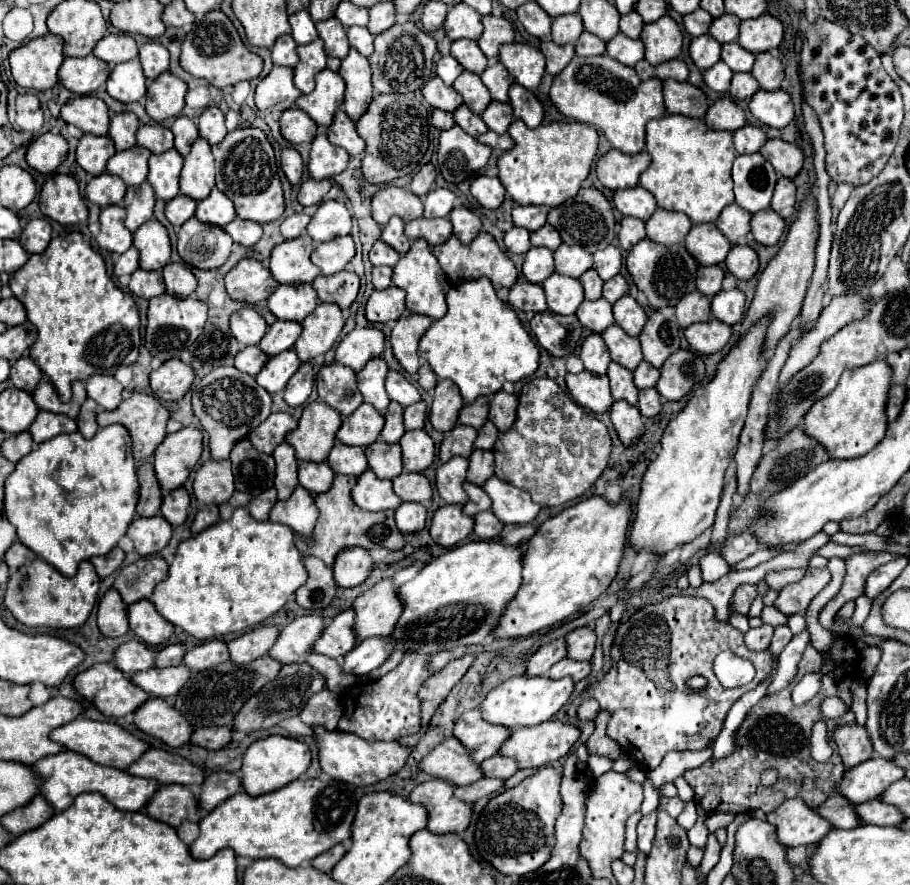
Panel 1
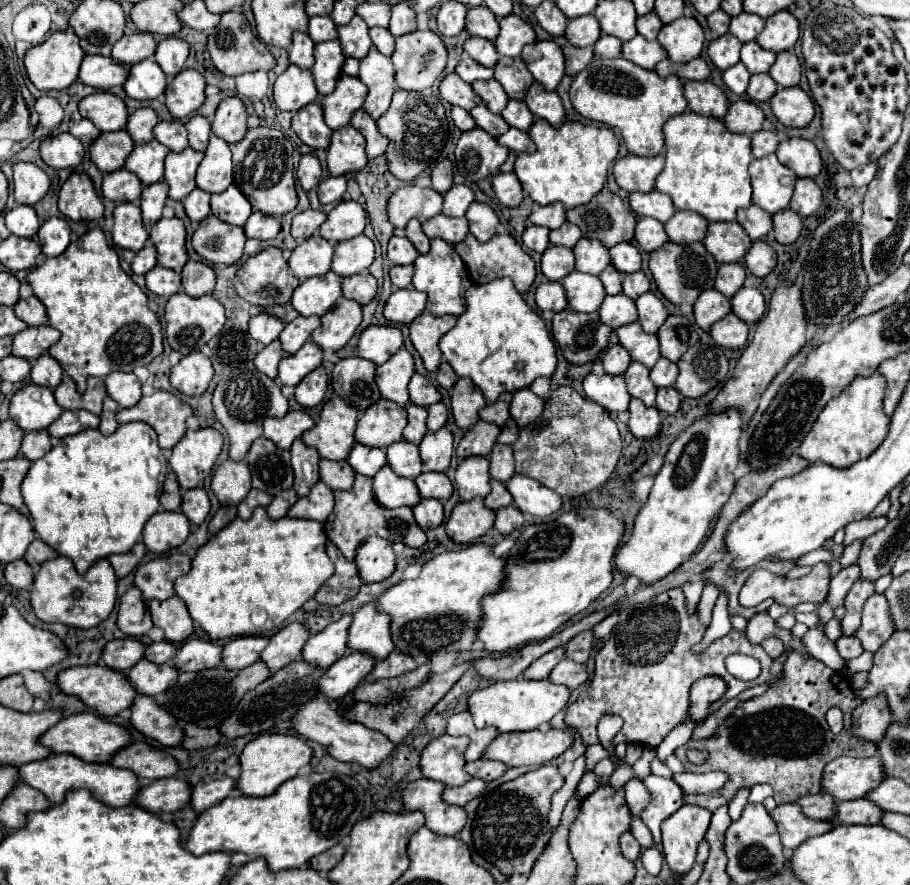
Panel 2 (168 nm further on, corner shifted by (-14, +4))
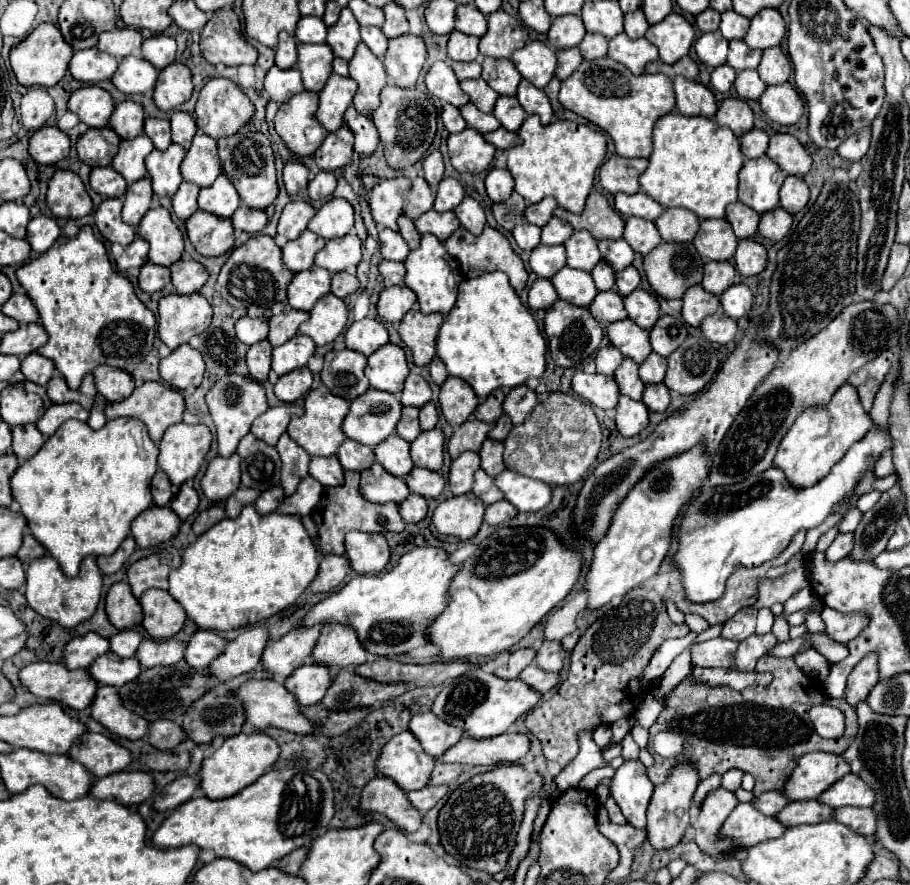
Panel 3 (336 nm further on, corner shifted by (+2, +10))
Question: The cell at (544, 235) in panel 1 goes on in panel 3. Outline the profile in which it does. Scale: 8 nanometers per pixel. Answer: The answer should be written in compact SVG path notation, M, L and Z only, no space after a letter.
M552 217L552 219L542 227L542 243L544 243L544 245L562 245L572 233L574 233L574 229L572 229L566 221Z

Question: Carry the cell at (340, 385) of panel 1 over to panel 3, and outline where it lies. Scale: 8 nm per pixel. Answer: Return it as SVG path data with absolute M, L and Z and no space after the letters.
M342 349L342 351L330 351L324 355L324 369L322 369L322 383L338 397L344 397L346 401L354 401L362 393L368 391L368 379L364 375L366 357Z

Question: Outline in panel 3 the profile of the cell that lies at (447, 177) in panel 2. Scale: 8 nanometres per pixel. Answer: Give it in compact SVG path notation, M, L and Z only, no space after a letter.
M440 151L430 153L422 161L422 173L424 173L424 179L428 181L428 185L432 185L432 189L436 189L438 183L440 183L440 179L442 179L442 175L444 175L444 163L442 163Z

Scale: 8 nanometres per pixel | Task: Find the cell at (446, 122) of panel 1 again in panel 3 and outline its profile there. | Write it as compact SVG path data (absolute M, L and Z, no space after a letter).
M444 105L440 117L442 117L442 121L444 121L444 127L446 127L450 133L458 133L458 131L462 131L462 129L466 127L464 117L462 117L460 111L458 111L456 107L452 107L452 105Z

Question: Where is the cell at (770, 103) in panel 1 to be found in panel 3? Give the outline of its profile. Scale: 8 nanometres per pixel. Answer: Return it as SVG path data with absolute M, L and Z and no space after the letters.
M790 83L770 85L758 101L762 105L762 111L780 125L792 125L804 113L804 101Z

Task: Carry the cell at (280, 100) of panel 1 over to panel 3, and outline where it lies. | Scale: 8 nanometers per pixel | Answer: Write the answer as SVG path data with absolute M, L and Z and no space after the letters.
M276 65L270 67L270 71L266 73L266 79L264 79L264 89L270 95L270 99L278 101L278 103L284 103L290 97L294 97L296 93L304 91L298 67L292 67L292 69L280 69Z

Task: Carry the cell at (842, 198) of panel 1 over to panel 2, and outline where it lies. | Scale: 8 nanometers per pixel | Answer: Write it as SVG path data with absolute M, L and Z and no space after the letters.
M868 163L864 167L856 167L856 169L850 171L850 175L852 175L854 185L858 189L864 189L874 179L874 175L876 175L876 163Z

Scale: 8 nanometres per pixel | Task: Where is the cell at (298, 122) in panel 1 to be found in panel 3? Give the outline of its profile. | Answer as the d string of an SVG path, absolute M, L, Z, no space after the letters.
M302 91L290 101L282 103L274 127L276 133L284 139L288 149L300 157L312 155L326 137L326 129L316 121L318 93Z

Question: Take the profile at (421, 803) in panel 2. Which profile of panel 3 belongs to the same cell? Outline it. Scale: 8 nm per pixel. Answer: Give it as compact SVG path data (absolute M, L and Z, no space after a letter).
M388 777L372 779L360 797L360 807L364 811L376 811L386 815L396 827L404 829L406 833L414 833L420 829L424 813L418 811L408 801L408 793Z

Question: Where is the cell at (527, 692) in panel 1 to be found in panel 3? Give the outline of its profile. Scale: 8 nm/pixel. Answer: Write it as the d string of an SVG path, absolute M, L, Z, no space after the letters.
M474 669L448 683L438 693L432 711L444 721L464 727L466 733L470 733L476 739L488 739L506 733L516 723L516 719L530 713L540 699L542 693L520 679L506 681L484 669Z

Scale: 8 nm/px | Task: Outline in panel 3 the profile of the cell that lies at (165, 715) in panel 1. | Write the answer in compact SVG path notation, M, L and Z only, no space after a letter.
M102 685L92 701L92 717L102 723L110 733L124 739L142 739L148 735L150 723L140 715L128 711L122 705L118 689L112 685Z

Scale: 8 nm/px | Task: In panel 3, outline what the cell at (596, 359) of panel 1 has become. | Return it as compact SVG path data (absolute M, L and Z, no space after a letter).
M604 345L596 351L596 371L602 375L612 375L616 371L616 365L620 365L622 359L624 355L616 347Z

